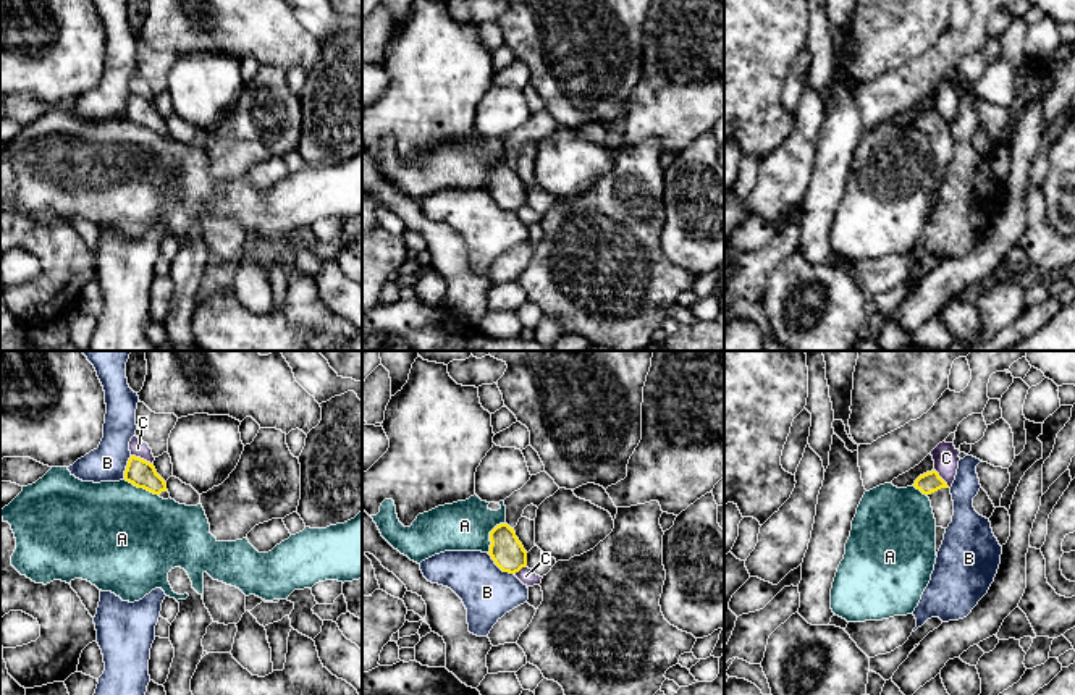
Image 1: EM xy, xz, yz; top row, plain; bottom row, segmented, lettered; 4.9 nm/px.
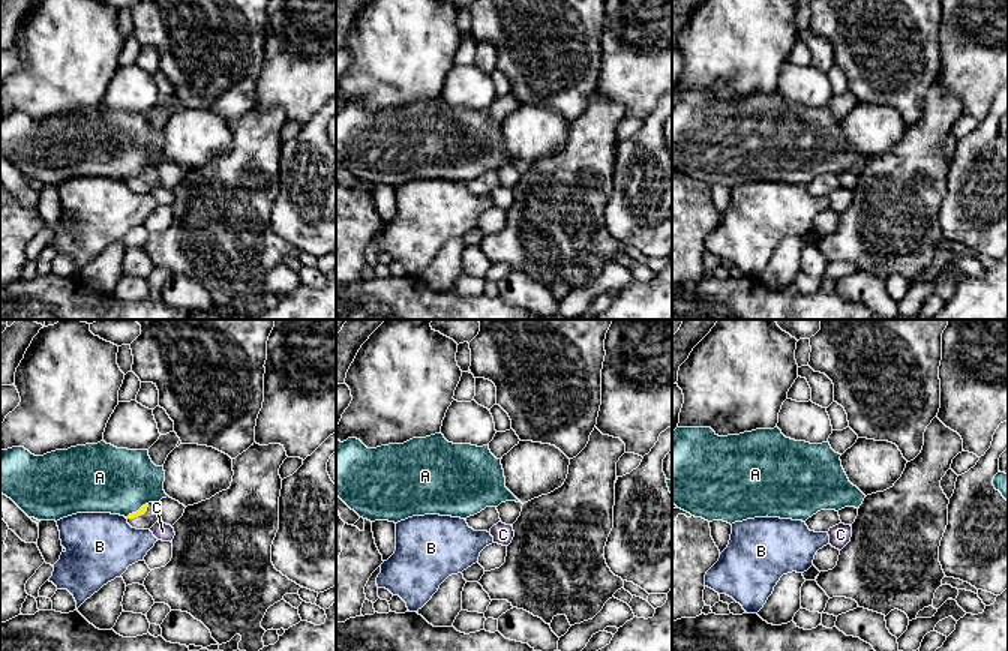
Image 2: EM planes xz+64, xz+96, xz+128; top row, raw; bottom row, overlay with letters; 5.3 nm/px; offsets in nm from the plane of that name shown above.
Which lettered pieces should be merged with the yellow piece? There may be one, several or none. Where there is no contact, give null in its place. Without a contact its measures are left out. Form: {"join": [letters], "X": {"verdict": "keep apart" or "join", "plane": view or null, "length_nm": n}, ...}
{"join": [], "A": {"verdict": "keep apart", "plane": "xz", "length_nm": 180}, "B": {"verdict": "keep apart", "plane": "xz", "length_nm": 170}, "C": {"verdict": "keep apart", "plane": "xy", "length_nm": 120}}

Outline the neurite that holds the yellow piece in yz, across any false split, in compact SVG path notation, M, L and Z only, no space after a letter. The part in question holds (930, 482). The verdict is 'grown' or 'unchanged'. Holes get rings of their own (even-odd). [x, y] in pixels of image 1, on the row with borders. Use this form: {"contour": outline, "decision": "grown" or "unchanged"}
{"contour": "M936 470L920 475L913 486L926 495L931 501L933 514L936 519L936 556L942 545L946 529L952 522L954 516L954 501L951 488L939 477Z", "decision": "grown"}

